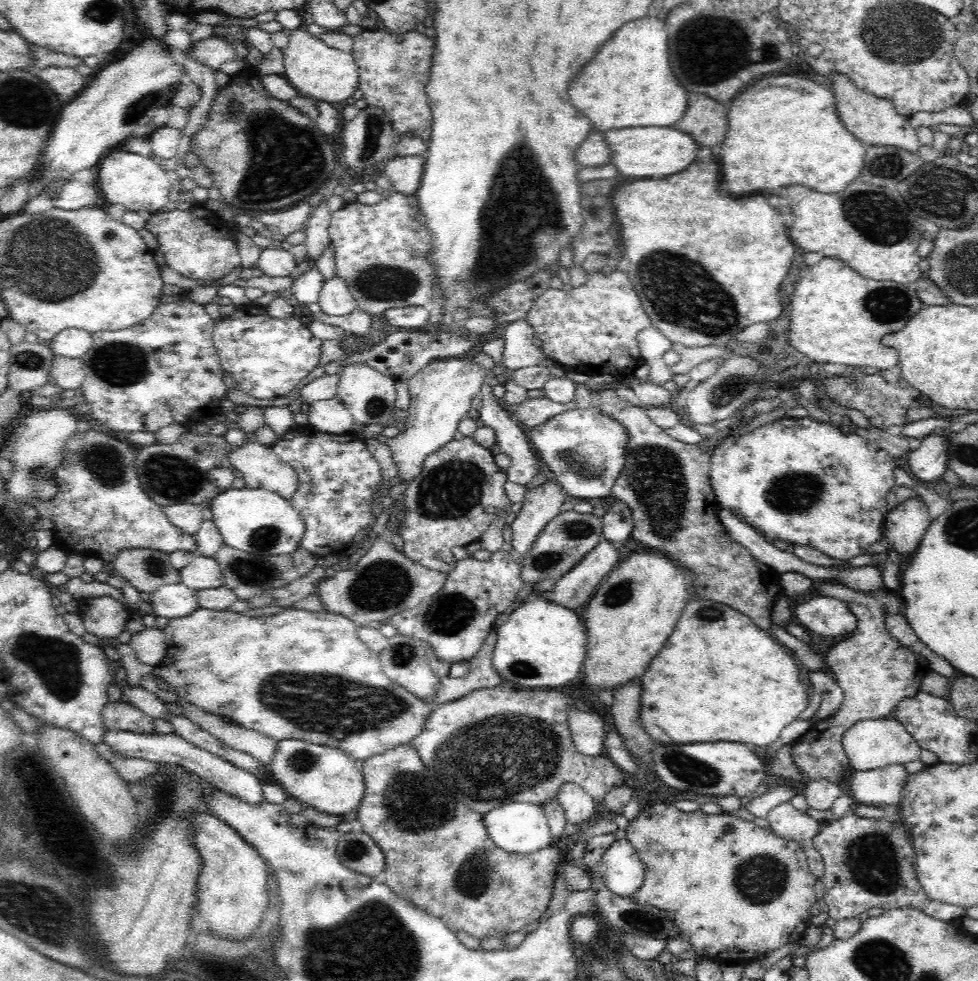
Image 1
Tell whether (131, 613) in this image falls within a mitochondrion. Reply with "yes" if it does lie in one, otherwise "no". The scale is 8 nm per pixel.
no

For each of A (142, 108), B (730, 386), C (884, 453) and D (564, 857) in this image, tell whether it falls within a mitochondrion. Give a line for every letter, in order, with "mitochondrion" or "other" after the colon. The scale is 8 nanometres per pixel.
A: mitochondrion
B: mitochondrion
C: other
D: other

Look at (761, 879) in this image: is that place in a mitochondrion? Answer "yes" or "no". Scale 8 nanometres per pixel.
yes

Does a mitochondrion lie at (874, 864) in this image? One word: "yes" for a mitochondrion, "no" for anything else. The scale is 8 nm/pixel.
yes

